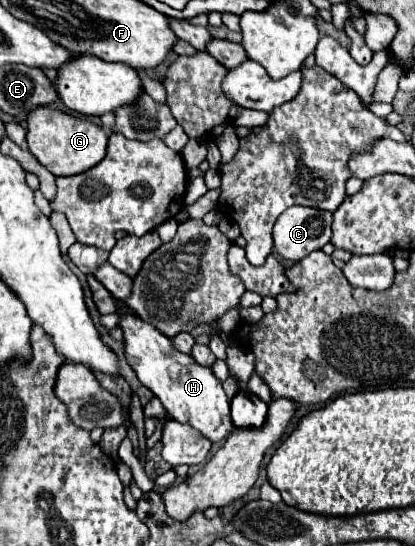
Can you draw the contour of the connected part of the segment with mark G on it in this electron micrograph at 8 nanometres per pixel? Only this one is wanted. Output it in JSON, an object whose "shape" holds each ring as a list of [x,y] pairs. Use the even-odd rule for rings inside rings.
{"shape":[[[40,107],[28,113],[28,149],[30,153],[56,177],[68,177],[88,171],[92,165],[98,165],[106,155],[108,135],[102,127],[84,117],[74,117],[50,107]]]}

